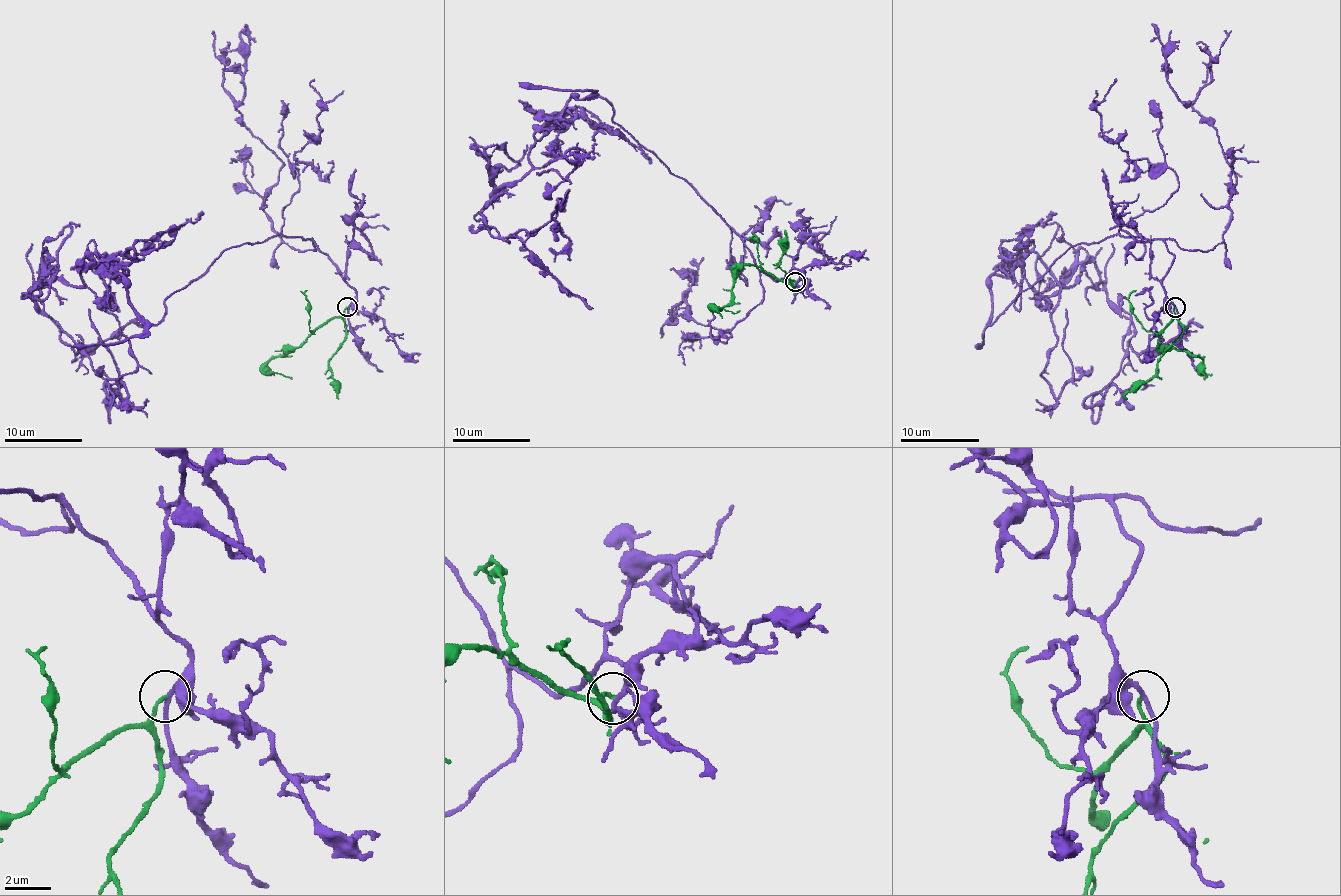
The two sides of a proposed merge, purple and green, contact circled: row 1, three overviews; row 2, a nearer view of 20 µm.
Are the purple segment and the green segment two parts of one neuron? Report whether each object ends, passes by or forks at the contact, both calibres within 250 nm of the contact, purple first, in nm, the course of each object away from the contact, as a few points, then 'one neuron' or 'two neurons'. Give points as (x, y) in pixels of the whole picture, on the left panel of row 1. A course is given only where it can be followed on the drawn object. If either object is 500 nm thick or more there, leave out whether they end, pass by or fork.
purple passes by | green ends | 190/140 nm | purple via (349, 306), (311, 240), (276, 234), (157, 324), (87, 251), (83, 285), (32, 294), (77, 353), (145, 326) | green via (347, 306), (298, 347), (288, 347), (270, 359), (266, 365), (274, 373), (292, 379) | two neurons

